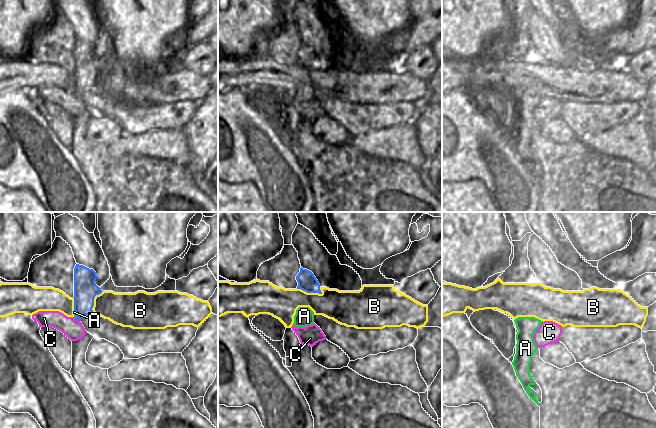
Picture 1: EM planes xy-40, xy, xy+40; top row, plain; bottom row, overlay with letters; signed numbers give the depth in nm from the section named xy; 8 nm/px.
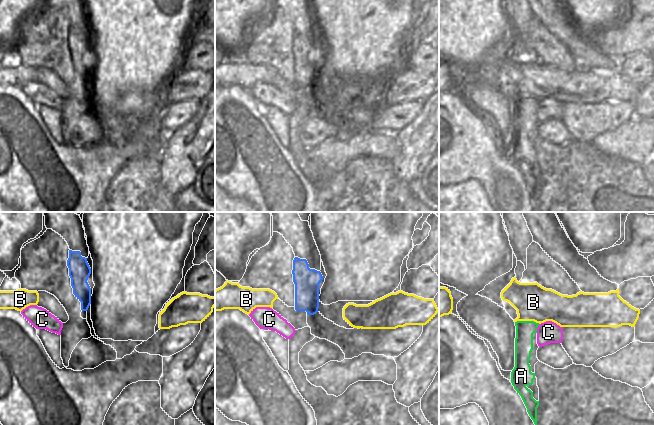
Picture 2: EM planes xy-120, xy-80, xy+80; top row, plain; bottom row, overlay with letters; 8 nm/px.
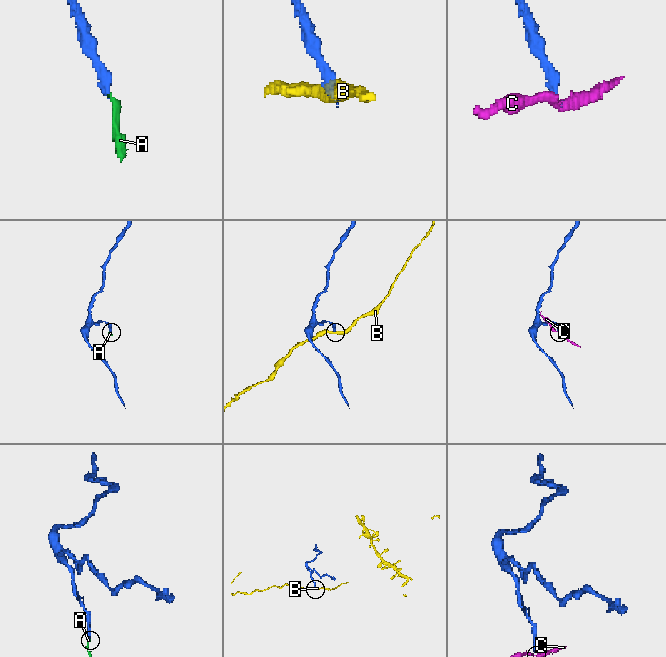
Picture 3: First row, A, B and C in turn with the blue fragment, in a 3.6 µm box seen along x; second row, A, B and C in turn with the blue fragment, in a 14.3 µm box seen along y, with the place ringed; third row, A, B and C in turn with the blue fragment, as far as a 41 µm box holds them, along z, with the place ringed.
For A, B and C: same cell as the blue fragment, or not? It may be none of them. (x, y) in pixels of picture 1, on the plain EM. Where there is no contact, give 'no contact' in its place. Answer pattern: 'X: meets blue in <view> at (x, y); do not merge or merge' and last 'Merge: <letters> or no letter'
A: meets blue in xy-40 at (76, 91); merge
B: meets blue in xy at (309, 68); do not merge
C: meets blue in xy-40 at (77, 96); do not merge
Merge: A

